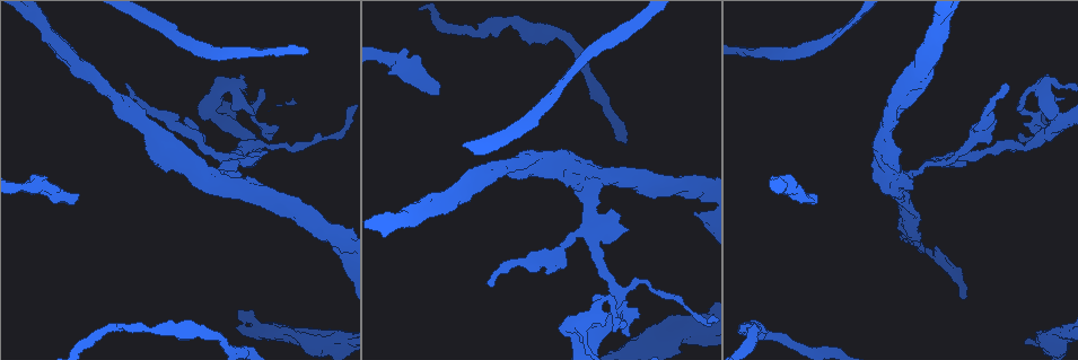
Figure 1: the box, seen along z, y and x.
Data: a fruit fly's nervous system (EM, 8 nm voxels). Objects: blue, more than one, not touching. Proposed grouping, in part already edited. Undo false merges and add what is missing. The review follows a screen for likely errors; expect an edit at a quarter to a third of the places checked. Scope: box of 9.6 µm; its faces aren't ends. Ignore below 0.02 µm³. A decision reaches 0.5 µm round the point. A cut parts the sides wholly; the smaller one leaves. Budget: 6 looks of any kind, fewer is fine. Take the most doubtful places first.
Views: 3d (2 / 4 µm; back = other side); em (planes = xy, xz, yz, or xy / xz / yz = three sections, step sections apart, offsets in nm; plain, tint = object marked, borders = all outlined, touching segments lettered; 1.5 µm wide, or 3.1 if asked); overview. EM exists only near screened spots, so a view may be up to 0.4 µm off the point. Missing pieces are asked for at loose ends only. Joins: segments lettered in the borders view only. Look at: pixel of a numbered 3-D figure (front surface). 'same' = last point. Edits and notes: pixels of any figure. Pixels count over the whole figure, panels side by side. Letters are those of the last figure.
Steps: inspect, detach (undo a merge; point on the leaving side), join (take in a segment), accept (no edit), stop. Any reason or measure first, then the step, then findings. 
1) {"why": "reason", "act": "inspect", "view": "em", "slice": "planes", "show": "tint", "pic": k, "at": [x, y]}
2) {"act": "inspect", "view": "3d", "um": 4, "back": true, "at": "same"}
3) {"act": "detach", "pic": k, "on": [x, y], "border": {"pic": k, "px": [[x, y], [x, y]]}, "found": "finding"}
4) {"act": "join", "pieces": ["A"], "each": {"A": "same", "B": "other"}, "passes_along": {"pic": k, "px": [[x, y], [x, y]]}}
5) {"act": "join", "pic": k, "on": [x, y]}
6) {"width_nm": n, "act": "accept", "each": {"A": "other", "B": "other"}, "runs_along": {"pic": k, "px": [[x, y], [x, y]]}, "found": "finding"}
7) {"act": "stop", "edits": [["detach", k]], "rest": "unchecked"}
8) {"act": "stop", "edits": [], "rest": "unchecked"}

{"act": "inspect", "view": "3d", "um": 2, "pic": 1, "at": [937, 246]}

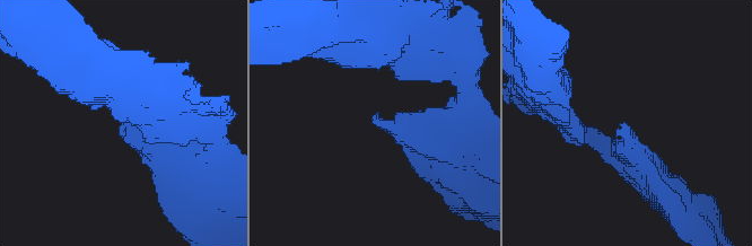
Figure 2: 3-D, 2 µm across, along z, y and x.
{"why": "shape alone is not enough", "act": "inspect", "view": "em", "slice": "yz", "step": 8, "show": "borders", "pic": 2, "at": [121, 125]}

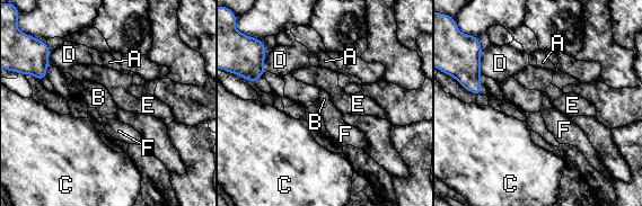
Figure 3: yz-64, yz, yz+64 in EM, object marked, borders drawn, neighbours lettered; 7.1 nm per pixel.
{"act": "inspect", "view": "em", "slice": "planes", "show": "borders", "at": "same"}

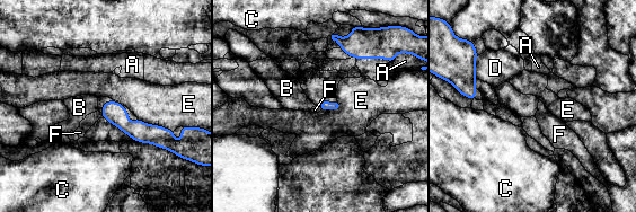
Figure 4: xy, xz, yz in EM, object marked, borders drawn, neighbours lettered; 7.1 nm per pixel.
{"longest_contact_nm": ["E", 280], "act": "accept", "each": {"A": "other", "B": "other", "C": "other", "D": "other", "E": "other", "F": "other"}, "runs_along": {"pic": 4, "px": [[105, 107], [130, 129], [161, 140]]}, "found": "no lettered segment goes on from it"}

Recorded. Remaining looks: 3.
{"act": "inspect", "view": "em", "slice": "planes", "show": "borders", "pic": 1, "at": [569, 166]}

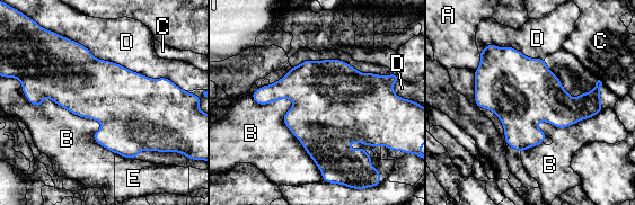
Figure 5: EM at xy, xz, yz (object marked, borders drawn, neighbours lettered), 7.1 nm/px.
{"act": "accept", "each": {"A": "other", "B": "other", "C": "other", "D": "other", "E": "other"}, "border": {"pic": 5, "px": [[23, 91], [97, 119], [116, 153]]}, "found": "all the same cell"}

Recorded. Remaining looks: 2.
{"why": "an open end", "act": "inspect", "view": "3d", "um": 2, "pic": 1, "at": [497, 35]}

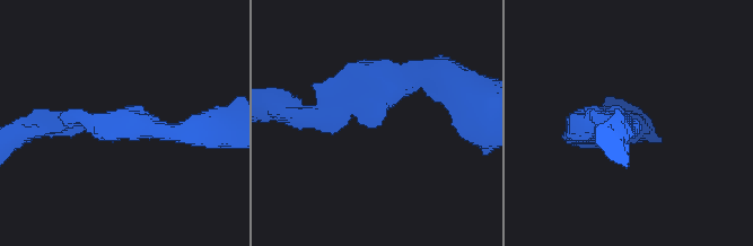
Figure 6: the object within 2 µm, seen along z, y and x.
{"why": "shape alone is not enough", "act": "inspect", "view": "em", "slice": "planes", "show": "borders", "pic": 6, "at": [119, 125]}

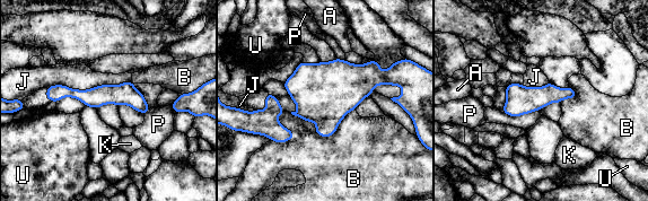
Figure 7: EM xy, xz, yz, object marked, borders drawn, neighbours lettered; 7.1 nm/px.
{"longest_contact_nm": ["J", 600], "act": "accept", "each": {"A": "other", "B": "other", "J": "other", "K": "other", "P": "other", "U": "other"}, "runs_along": {"pic": 7, "px": [[49, 90], [129, 95], [146, 108]]}, "found": "none of them fits"}

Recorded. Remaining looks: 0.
{"act": "stop", "edits": [], "rest": "unchecked"}

